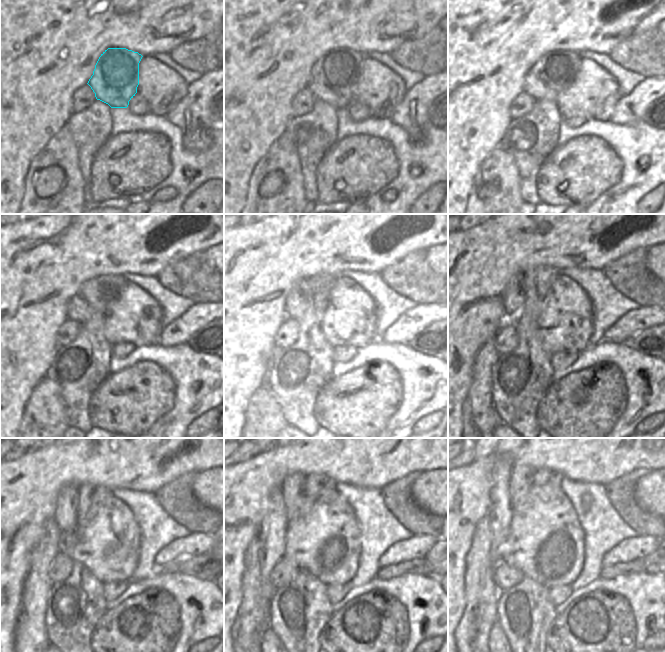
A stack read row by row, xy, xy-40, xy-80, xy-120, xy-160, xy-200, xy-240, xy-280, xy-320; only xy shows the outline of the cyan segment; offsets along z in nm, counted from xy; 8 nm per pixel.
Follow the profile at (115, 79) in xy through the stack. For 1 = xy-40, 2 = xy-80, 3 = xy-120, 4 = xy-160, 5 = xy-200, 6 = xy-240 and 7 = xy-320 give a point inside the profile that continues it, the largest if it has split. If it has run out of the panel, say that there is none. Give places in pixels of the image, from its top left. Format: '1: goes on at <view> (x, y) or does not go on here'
1: goes on at xy-40 (333, 79)
2: goes on at xy-80 (555, 71)
3: goes on at xy-120 (95, 295)
4: goes on at xy-160 (316, 289)
5: goes on at xy-200 (514, 297)
6: goes on at xy-240 (68, 499)
7: goes on at xy-320 (521, 479)

